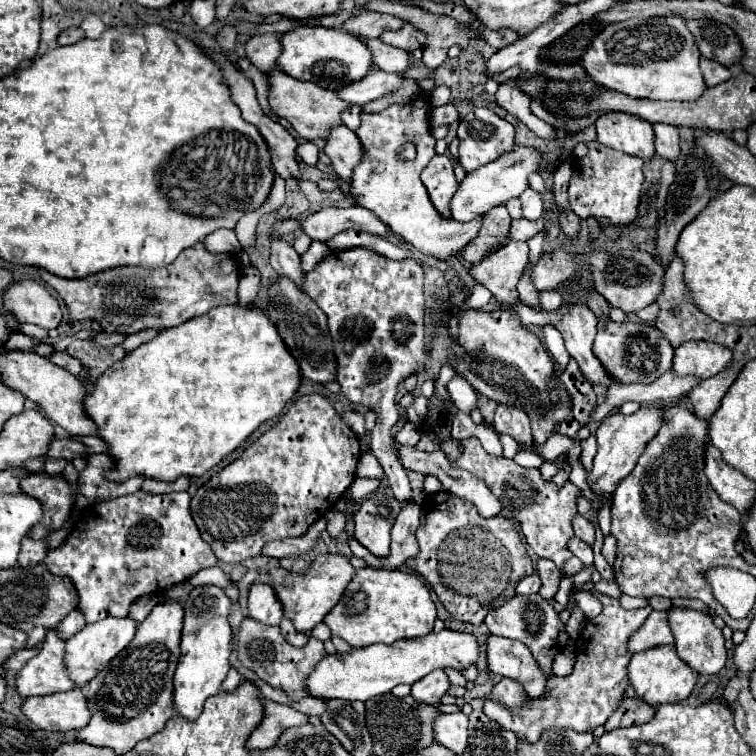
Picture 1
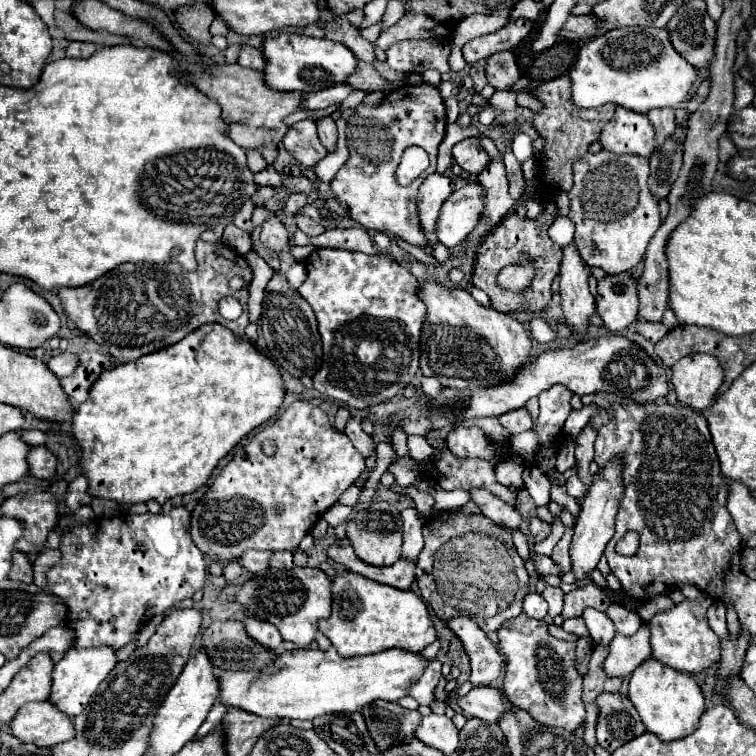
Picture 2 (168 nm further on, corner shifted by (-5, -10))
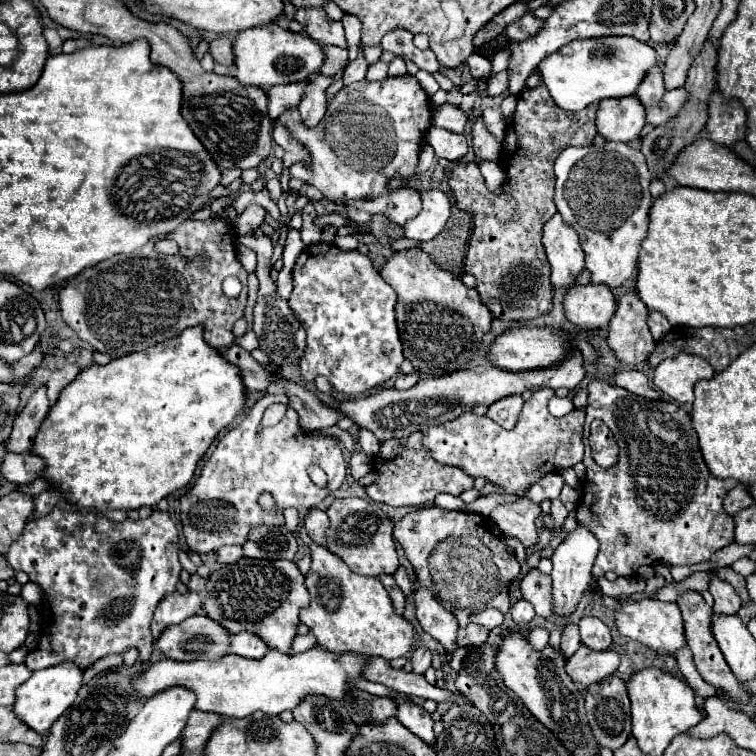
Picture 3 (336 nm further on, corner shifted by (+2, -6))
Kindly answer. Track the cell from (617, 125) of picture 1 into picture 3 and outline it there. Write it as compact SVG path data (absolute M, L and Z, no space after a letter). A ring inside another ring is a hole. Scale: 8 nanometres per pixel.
M605 99L597 111L597 133L607 141L635 143L645 127L645 109L639 99Z

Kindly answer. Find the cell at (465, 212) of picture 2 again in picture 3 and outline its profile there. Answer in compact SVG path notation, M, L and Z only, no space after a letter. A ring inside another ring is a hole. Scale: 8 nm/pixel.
M423 189L423 209L421 213L405 223L405 237L415 239L415 241L431 241L437 237L451 215L451 201L449 195L443 193L441 189Z

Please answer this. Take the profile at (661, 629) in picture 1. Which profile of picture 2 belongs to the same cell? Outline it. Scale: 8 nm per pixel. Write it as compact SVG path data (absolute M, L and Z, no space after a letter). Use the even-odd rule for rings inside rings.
M642 627L632 637L616 633L610 643L608 657L602 663L602 669L608 677L628 677L640 663L650 659L648 627Z

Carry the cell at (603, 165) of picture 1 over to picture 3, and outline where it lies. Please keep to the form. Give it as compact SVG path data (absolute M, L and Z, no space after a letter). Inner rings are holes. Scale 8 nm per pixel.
M607 141L603 147L595 145L569 147L561 151L555 161L555 177L557 177L557 187L555 187L557 211L563 215L565 223L573 227L579 235L579 243L585 251L585 269L591 271L591 281L605 283L611 289L619 287L625 279L633 277L633 271L637 269L639 249L647 235L647 225L649 225L649 207L653 205L649 193L651 173L647 169L645 155L637 147L613 141Z

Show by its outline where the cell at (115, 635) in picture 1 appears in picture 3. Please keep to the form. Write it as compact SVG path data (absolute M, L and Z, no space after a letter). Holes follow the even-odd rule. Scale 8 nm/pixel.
M65 661L41 671L35 671L25 683L23 687L17 689L17 701L13 705L13 709L17 711L17 717L23 719L29 727L33 727L37 733L47 735L49 727L53 725L53 721L63 715L73 701L77 699L77 691L81 687L85 675L85 667L79 667L75 661Z

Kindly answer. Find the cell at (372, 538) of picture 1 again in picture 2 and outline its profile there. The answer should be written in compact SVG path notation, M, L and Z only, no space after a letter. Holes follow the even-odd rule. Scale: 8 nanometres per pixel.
M372 501L364 507L354 509L350 519L346 521L346 537L350 539L350 545L354 553L370 565L384 567L396 563L400 559L402 551L402 531L400 531L400 511L384 501Z

